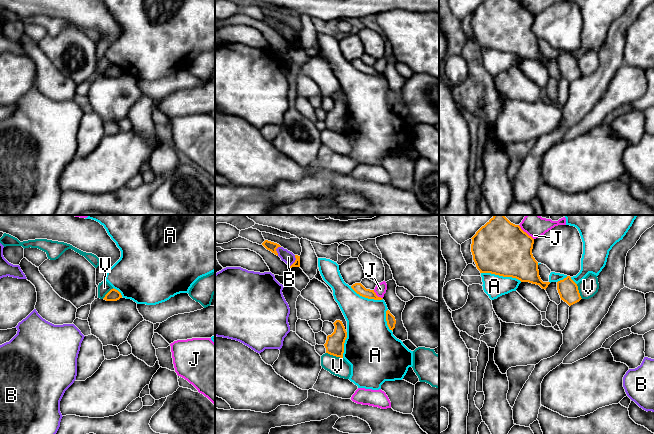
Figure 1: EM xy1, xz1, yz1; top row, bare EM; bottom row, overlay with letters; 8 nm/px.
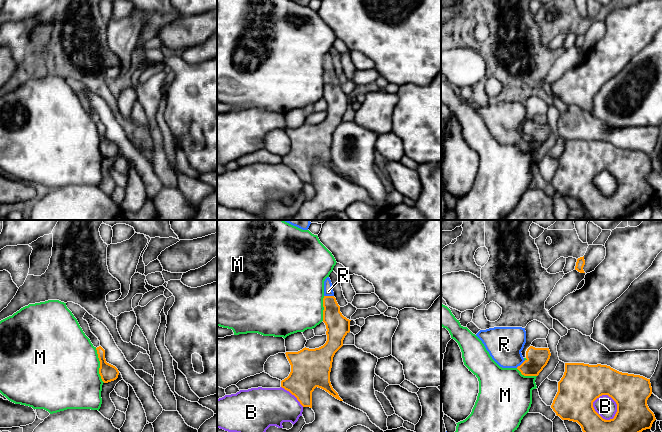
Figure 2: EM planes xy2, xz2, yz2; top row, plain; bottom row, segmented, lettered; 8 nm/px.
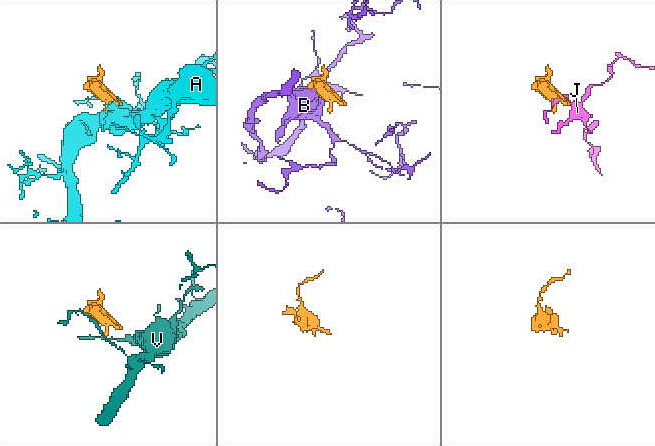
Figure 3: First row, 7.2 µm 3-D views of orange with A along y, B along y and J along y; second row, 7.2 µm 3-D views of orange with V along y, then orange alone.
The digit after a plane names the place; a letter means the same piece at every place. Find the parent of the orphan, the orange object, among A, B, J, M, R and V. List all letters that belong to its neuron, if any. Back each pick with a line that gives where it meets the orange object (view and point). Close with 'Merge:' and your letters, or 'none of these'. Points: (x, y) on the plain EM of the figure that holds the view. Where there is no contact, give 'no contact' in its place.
R: xz2 (329, 72)
Merge: R

